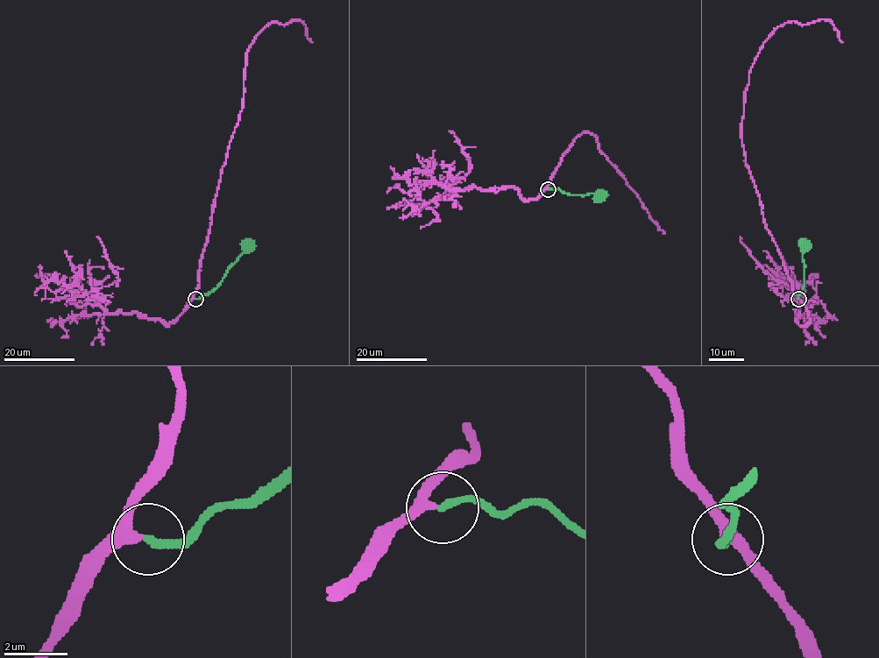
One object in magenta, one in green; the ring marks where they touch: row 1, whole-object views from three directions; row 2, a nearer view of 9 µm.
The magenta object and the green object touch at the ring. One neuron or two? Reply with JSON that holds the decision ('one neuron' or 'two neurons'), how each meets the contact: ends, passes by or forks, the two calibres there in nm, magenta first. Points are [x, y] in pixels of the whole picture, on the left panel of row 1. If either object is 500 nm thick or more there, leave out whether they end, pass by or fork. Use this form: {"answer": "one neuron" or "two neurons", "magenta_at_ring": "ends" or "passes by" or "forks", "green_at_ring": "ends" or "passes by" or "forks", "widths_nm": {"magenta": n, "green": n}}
{"answer": "one neuron", "magenta_at_ring": "passes by", "green_at_ring": "ends", "widths_nm": {"magenta": 280, "green": 220}}

